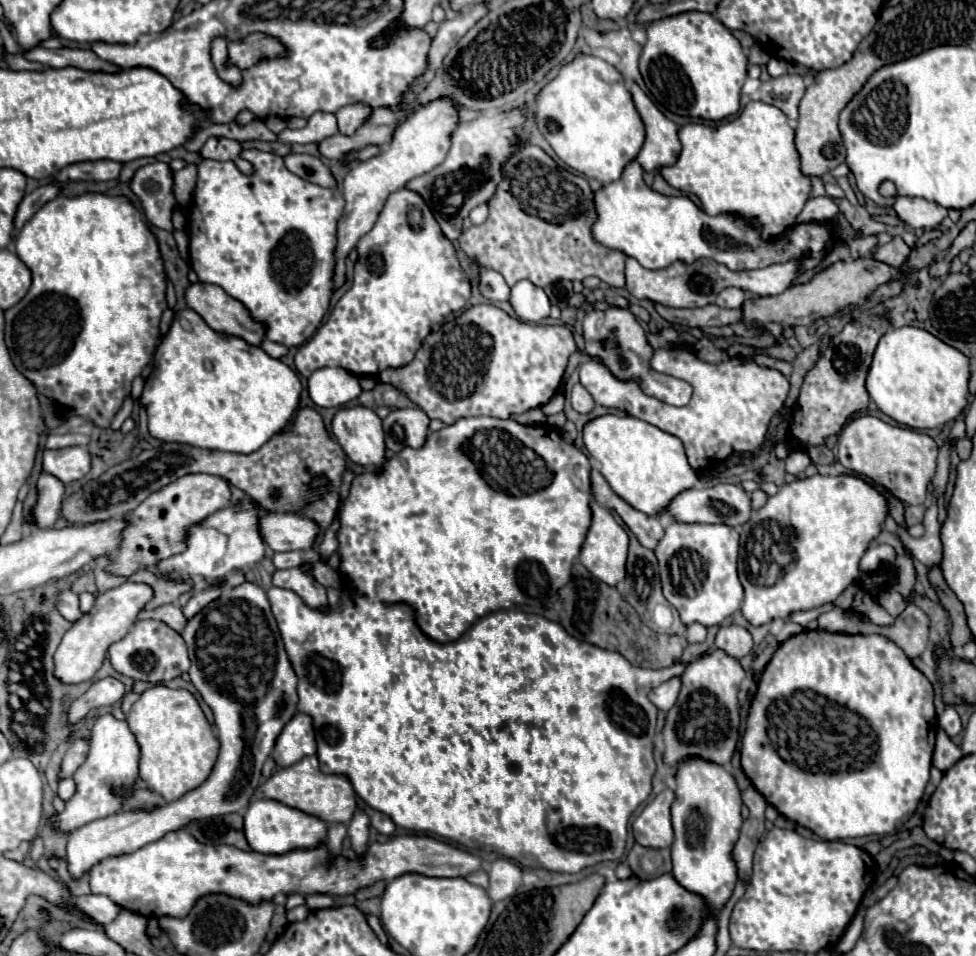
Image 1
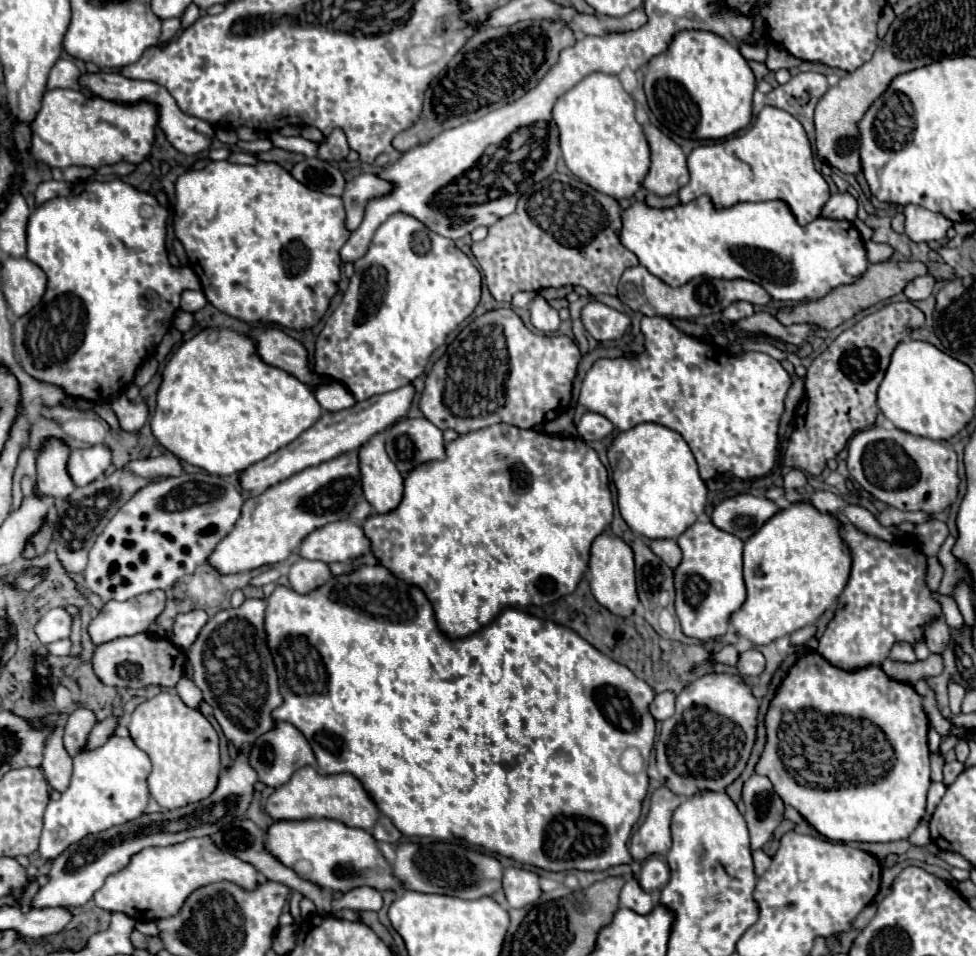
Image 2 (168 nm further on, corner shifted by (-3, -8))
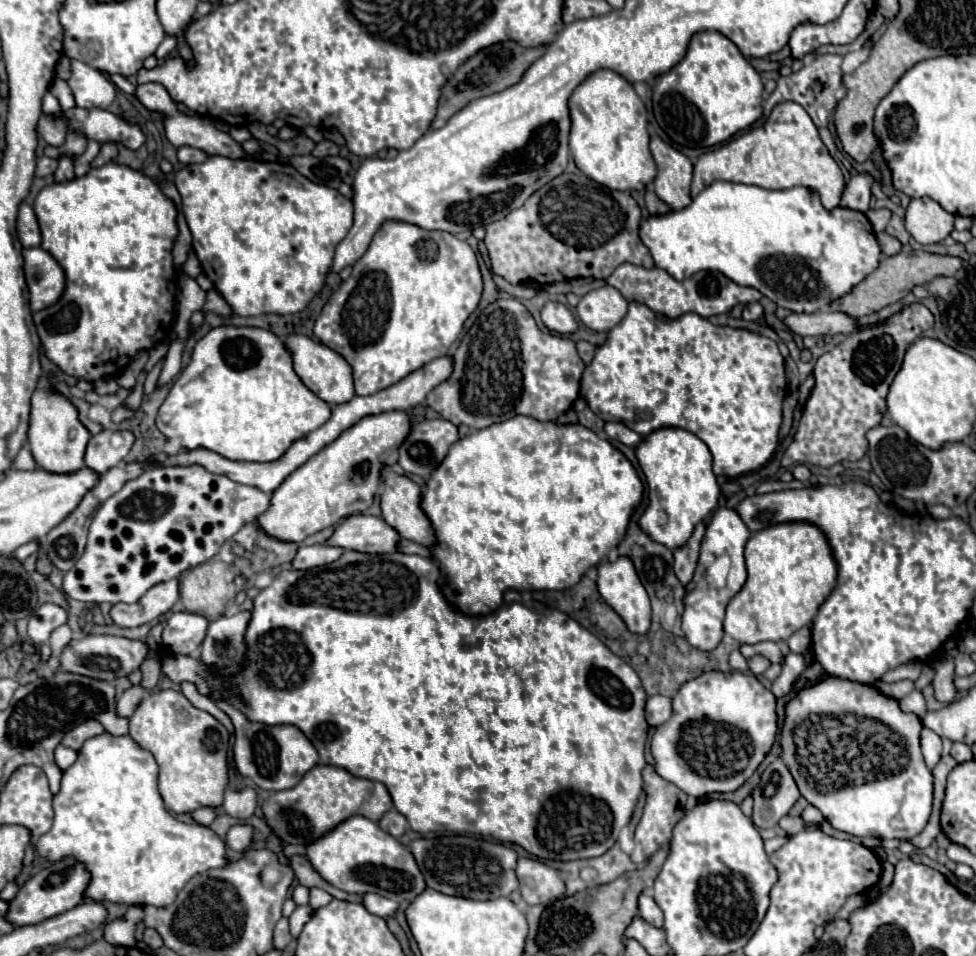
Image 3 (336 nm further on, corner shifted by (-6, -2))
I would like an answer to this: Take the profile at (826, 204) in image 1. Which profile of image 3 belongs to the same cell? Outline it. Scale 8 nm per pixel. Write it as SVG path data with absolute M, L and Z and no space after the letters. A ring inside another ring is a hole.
M860 172L860 174L852 176L852 180L846 184L846 190L842 194L840 206L852 208L852 210L858 210L858 212L862 213L868 212L872 184L874 184L874 178L870 174L866 174L866 172Z

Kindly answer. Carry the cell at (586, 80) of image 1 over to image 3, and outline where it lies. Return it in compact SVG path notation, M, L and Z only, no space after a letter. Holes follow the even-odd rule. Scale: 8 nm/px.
M614 70L590 74L570 98L570 116L570 152L586 176L610 190L644 190L654 180L656 164L648 148L648 114L628 80Z

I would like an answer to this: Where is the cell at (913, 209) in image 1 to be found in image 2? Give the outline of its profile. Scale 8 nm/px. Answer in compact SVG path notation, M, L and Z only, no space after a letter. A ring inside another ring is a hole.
M909 204L903 210L905 214L905 232L913 242L931 242L945 238L945 232L953 222L943 214L925 210L921 206Z

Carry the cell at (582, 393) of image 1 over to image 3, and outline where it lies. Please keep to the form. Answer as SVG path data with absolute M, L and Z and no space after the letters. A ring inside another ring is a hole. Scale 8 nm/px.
M608 422L608 424L604 426L604 430L606 430L608 438L618 440L618 442L622 442L622 444L630 446L630 448L636 448L636 446L644 440L640 434L636 434L634 430L626 428L622 422Z

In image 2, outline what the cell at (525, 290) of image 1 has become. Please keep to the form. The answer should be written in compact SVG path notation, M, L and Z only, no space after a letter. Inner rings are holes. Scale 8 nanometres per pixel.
M537 294L531 300L529 312L531 312L531 324L541 332L555 332L561 324L557 310L553 306L549 306L549 302L541 294Z

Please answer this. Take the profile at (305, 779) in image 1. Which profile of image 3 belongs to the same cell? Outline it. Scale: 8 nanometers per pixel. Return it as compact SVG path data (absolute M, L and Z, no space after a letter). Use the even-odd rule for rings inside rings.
M314 766L306 776L288 790L272 792L264 804L262 812L272 828L272 832L286 844L300 844L308 846L334 830L340 822L348 820L350 816L362 815L368 820L378 822L384 812L392 810L392 798L382 782L372 782L364 778L350 776L344 768L338 766Z

